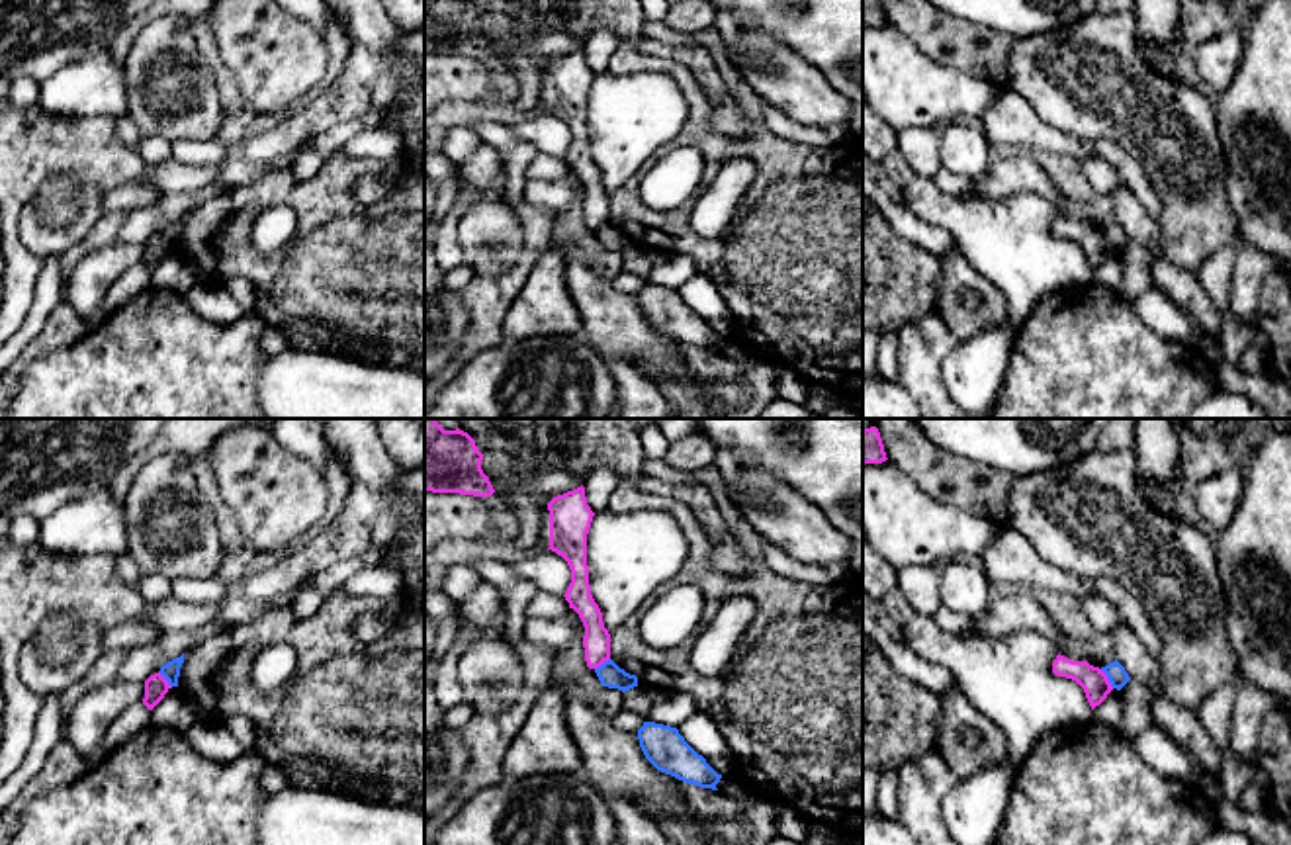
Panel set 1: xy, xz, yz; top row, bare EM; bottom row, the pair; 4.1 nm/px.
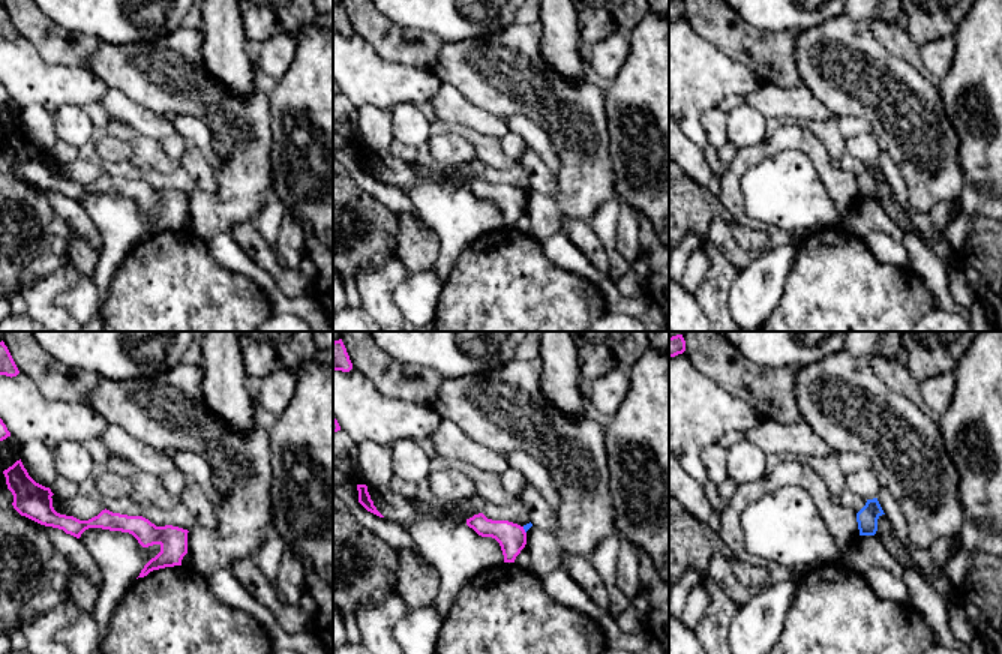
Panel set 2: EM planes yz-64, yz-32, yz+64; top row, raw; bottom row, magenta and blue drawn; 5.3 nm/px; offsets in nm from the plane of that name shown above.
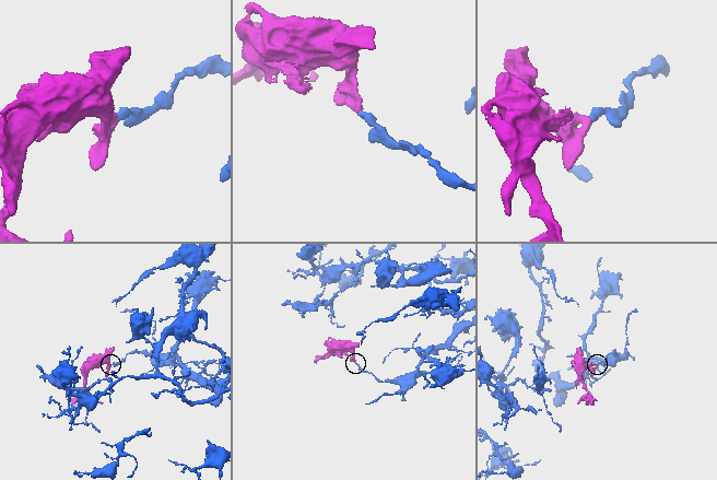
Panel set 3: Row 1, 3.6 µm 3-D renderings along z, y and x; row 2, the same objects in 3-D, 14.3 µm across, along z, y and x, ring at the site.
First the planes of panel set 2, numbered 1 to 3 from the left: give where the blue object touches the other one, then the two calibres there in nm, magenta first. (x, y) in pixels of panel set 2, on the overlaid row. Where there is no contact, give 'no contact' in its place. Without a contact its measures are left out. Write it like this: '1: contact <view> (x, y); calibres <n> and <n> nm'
1: no contact
2: contact yz-32 (524, 530); calibres 160 and 40 nm
3: no contact

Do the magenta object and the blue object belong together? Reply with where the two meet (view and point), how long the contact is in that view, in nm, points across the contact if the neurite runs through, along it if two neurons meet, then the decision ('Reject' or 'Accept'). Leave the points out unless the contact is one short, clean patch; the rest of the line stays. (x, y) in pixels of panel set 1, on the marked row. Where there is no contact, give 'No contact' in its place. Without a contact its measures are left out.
Touches magenta at yz (1108, 679). Shared border 100 nm. Boundary: yz (1100, 669), (1113, 687). Reject

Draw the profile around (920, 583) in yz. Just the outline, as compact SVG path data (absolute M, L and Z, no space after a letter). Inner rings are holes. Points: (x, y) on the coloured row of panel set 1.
M906 565L896 573L896 587L919 616L933 618L939 600L941 565Z

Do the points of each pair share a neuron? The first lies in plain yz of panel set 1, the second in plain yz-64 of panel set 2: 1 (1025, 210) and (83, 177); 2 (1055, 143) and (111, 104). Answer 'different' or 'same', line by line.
1: different
2: same

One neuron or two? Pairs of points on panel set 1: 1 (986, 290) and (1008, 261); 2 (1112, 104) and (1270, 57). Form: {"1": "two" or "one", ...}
{"1": "two", "2": "two"}

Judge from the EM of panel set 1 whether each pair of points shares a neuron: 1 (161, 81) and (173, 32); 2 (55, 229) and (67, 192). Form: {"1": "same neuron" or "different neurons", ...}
{"1": "same neuron", "2": "same neuron"}

